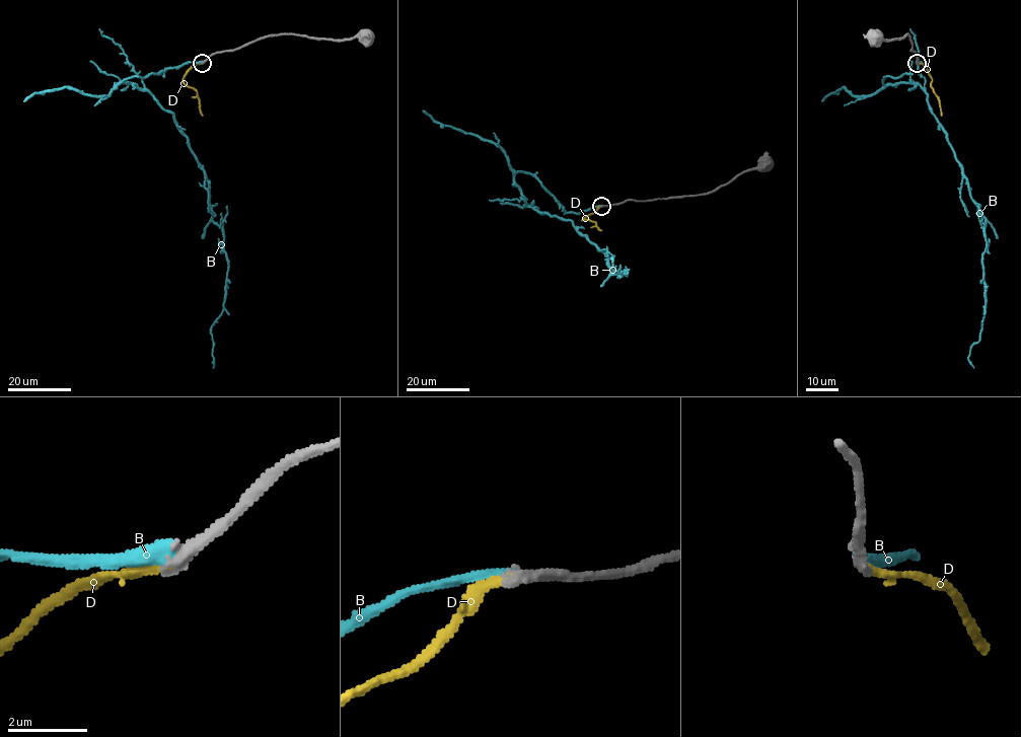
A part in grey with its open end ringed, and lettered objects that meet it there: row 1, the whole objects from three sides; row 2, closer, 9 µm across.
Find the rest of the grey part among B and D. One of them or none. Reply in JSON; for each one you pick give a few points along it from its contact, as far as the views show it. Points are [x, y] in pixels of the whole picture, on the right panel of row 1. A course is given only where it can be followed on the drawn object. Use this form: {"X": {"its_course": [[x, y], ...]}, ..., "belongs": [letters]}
{"D": {"its_course": [[918, 63], [923, 64], [932, 79], [941, 115]]}, "belongs": ["D"]}

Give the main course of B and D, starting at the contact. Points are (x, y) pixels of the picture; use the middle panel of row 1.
B: (601, 206), (567, 213), (534, 176), (515, 174), (525, 202), (571, 221), (611, 274), (627, 272), (611, 263)
D: (601, 206), (582, 220), (591, 220), (601, 230)

